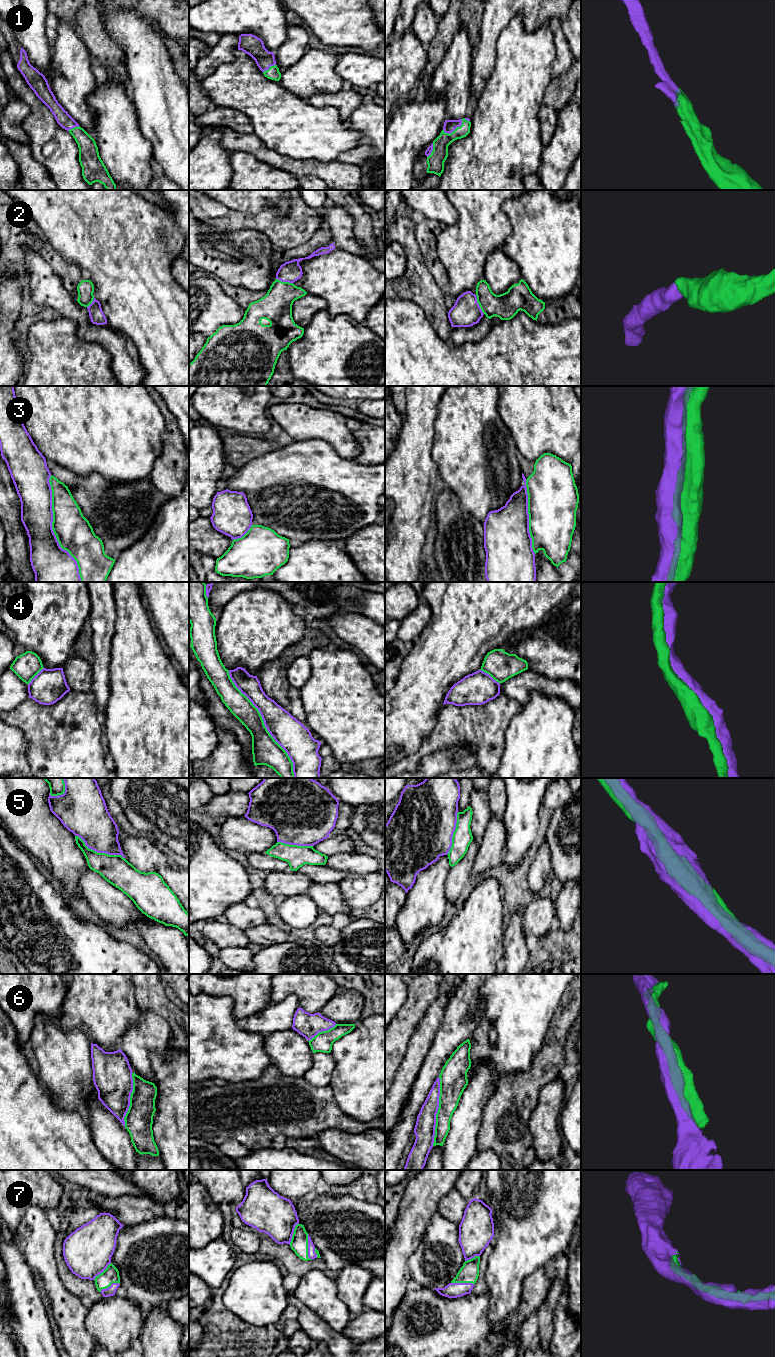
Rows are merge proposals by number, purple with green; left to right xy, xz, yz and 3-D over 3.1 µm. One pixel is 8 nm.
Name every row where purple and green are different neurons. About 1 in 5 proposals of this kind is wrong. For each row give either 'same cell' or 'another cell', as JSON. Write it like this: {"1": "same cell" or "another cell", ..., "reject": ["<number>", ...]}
{"1": "same cell", "2": "same cell", "3": "same cell", "4": "same cell", "5": "another cell", "6": "same cell", "7": "same cell", "reject": ["5"]}

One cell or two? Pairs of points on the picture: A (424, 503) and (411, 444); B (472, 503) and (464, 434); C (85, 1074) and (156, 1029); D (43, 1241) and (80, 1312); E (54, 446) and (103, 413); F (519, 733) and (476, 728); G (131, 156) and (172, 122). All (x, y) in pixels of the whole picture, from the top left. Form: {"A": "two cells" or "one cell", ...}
{"A": "one cell", "B": "one cell", "C": "two cells", "D": "one cell", "E": "one cell", "F": "two cells", "G": "two cells"}

